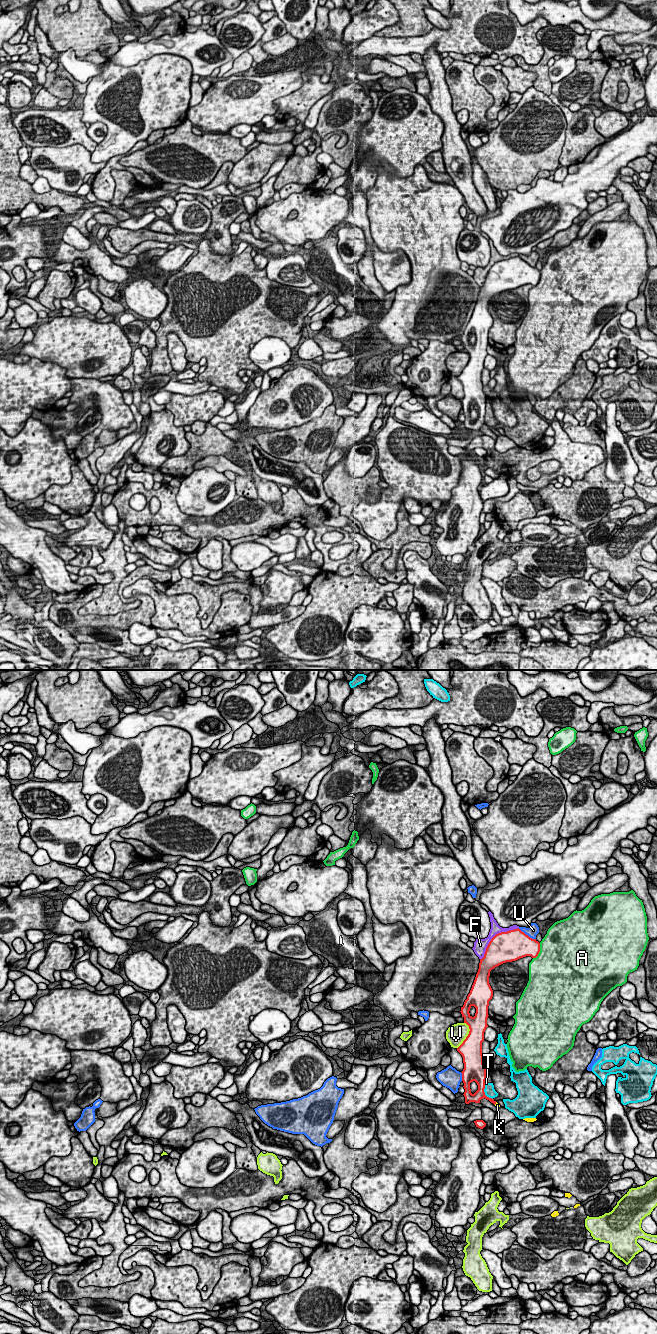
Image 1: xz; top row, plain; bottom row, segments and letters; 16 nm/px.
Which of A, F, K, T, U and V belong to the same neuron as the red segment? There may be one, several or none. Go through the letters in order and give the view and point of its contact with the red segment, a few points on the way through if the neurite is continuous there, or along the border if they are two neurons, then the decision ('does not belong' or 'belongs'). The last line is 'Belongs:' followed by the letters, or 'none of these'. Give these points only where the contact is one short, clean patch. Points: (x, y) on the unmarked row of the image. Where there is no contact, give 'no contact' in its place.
A: meets red in xz at (539, 279); does not belong
F: meets red in xz at (494, 264); does not belong
K: meets red in xz at (495, 431); runs through xz (482, 423), (495, 431), (497, 433); belongs
T: meets red in xz at (484, 420); does not belong
U: meets red in xz at (527, 263); does not belong
V: meets red in xz at (468, 363); does not belong
Belongs: K

